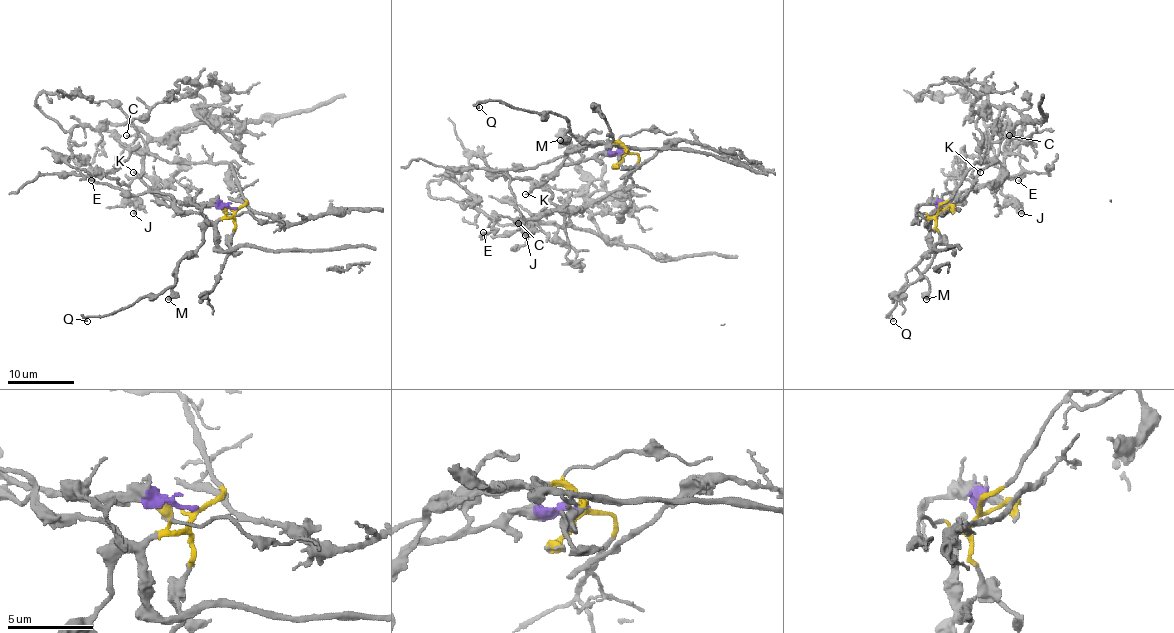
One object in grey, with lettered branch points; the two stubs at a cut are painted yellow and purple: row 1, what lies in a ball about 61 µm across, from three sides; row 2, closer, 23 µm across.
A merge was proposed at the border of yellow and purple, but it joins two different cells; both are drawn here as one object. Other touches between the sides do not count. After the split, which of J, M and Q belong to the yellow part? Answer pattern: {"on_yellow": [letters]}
{"on_yellow": ["M", "Q"]}

